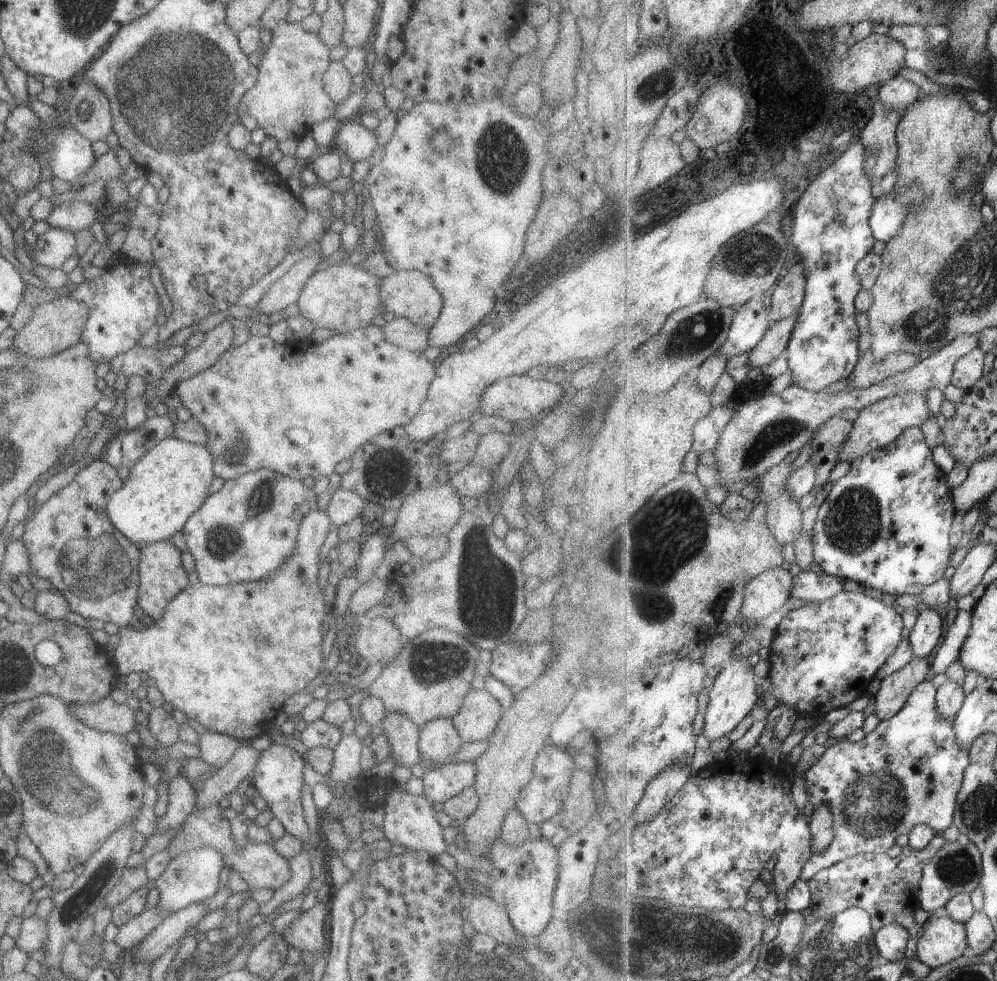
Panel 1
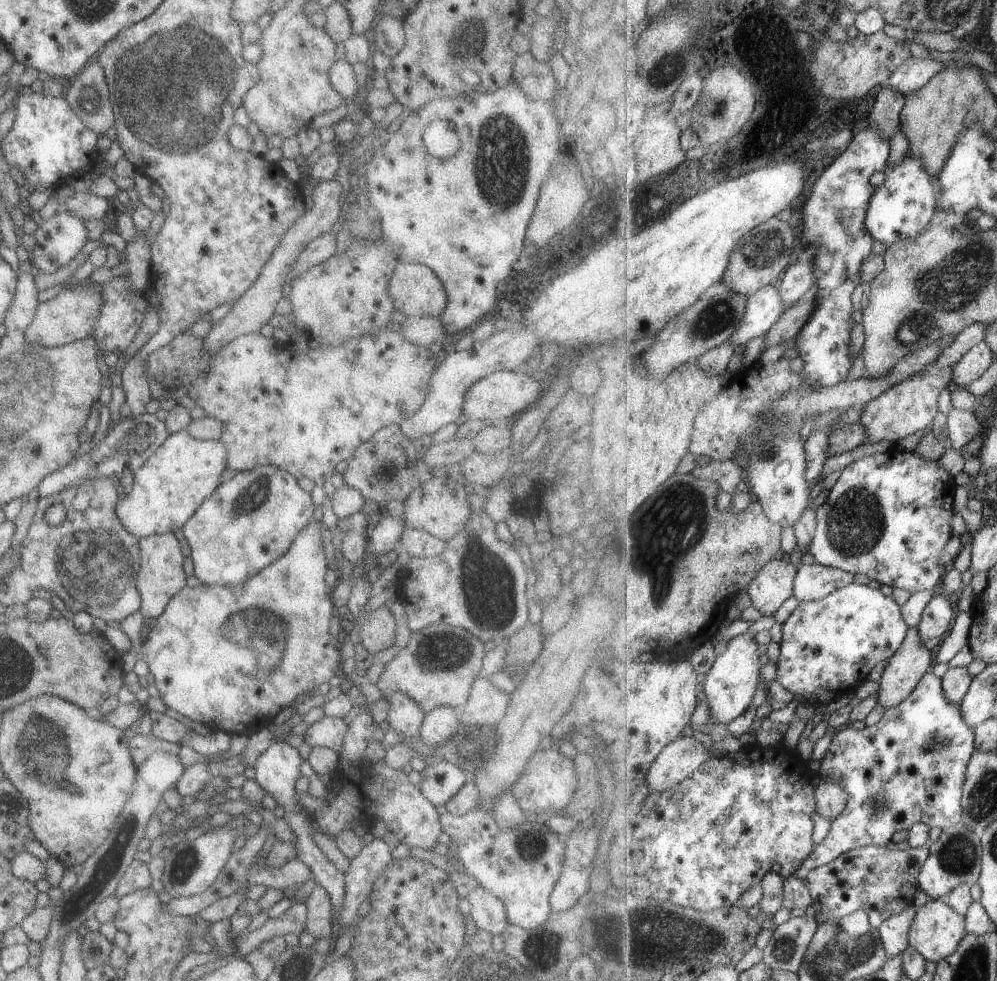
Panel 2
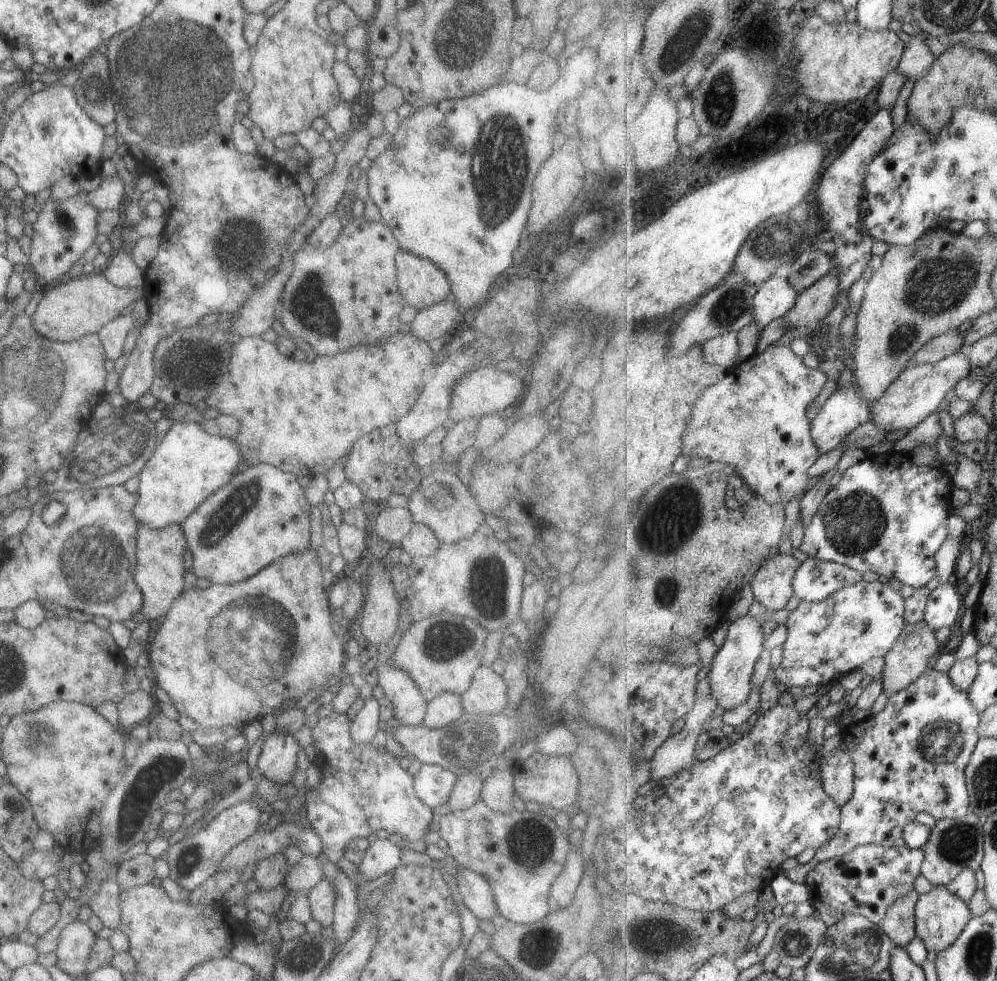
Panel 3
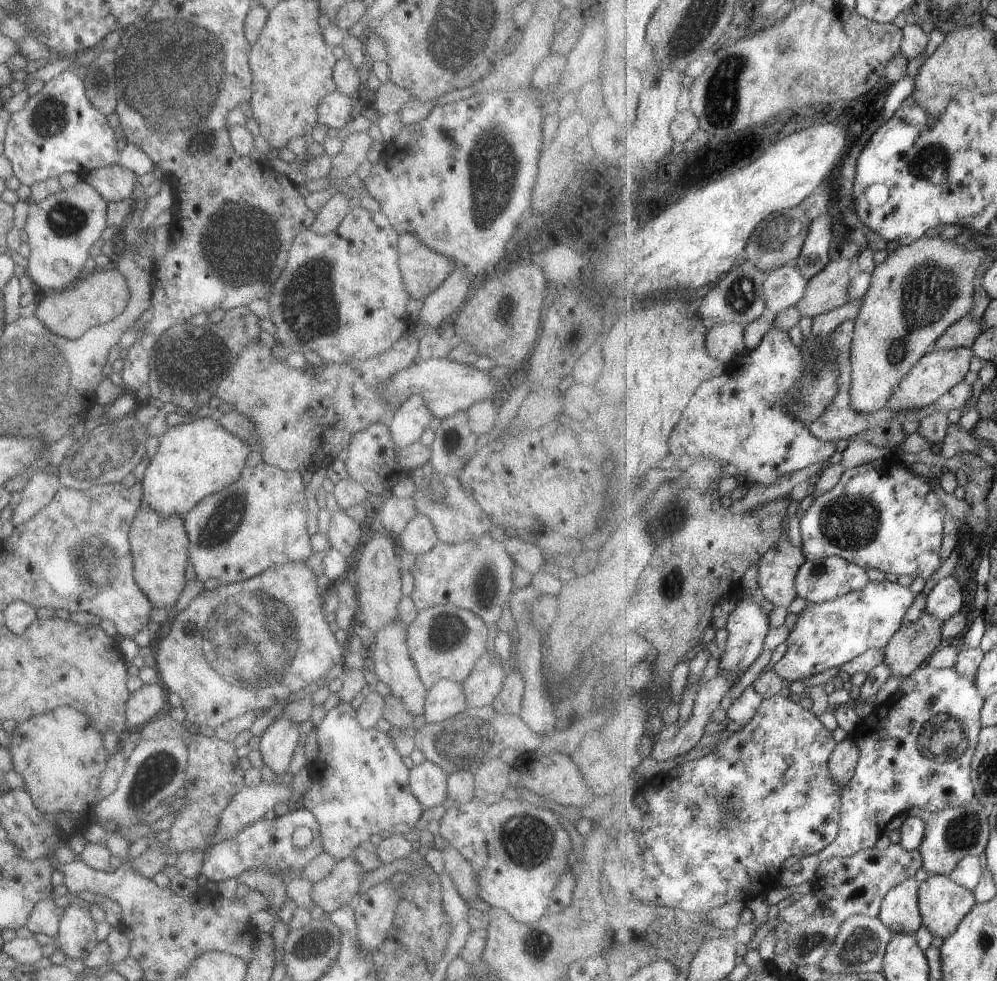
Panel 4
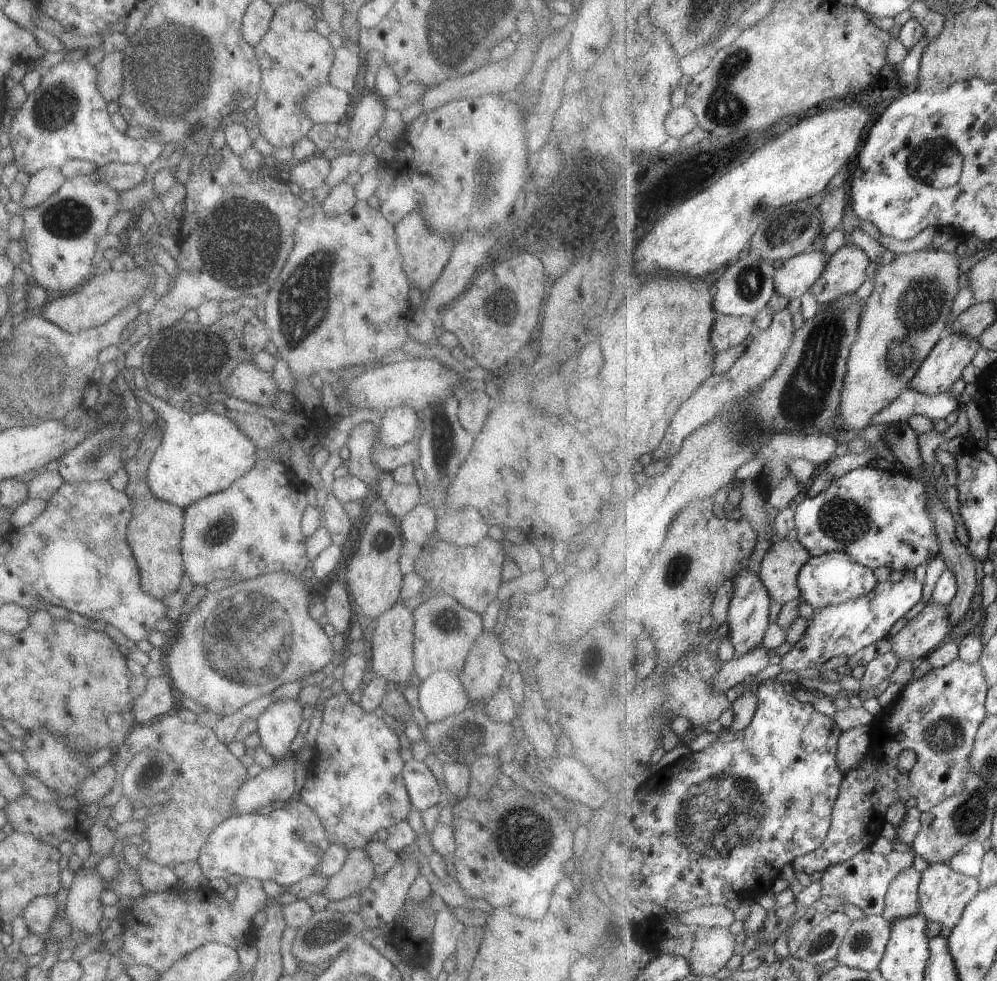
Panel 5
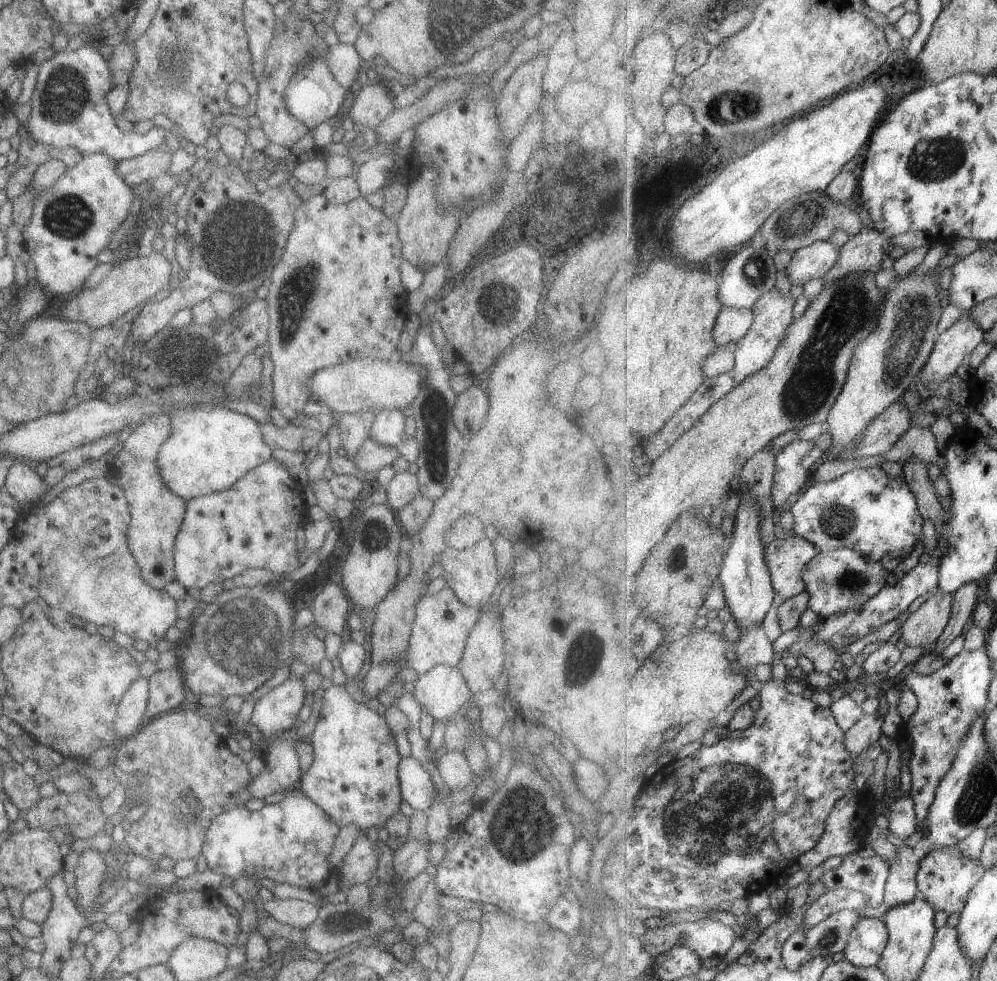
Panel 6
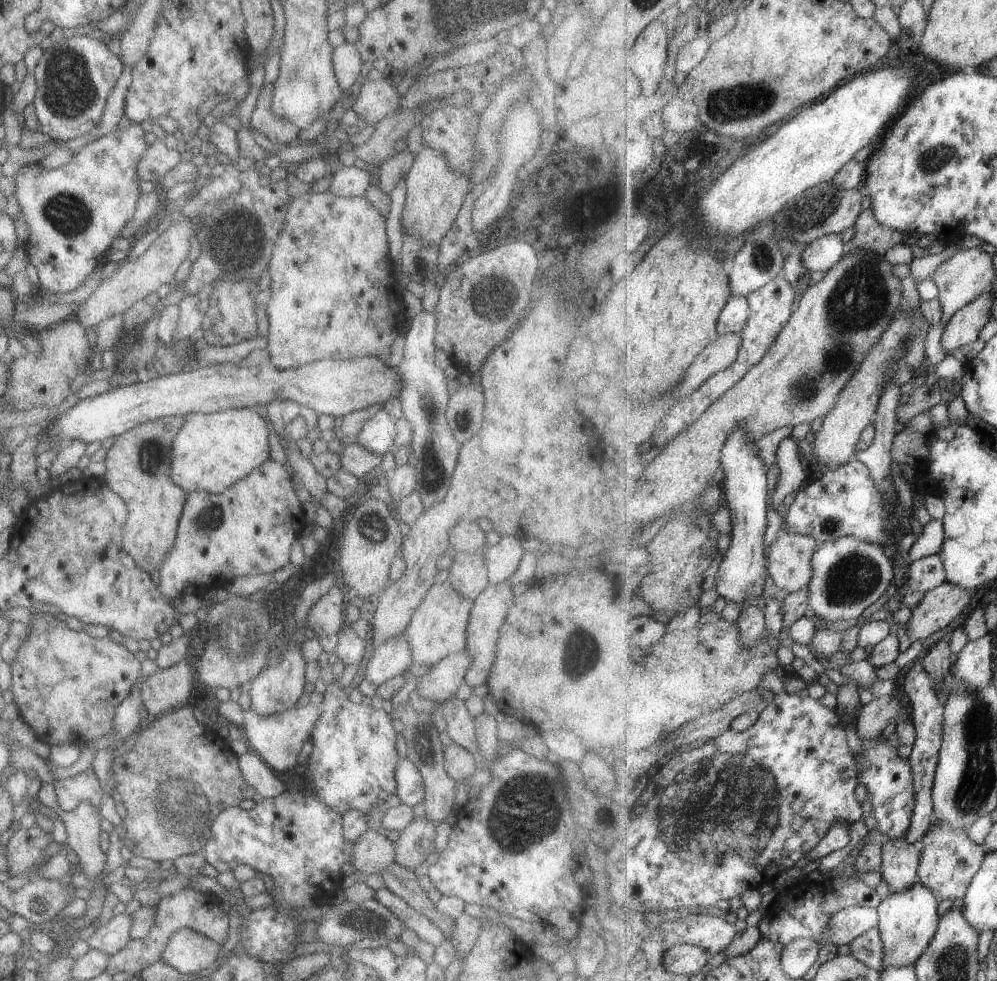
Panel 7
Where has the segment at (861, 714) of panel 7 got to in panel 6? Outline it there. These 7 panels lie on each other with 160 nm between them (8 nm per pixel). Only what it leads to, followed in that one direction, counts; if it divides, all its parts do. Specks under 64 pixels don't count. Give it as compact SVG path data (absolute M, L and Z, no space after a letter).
M878 711L873 714L864 713L863 718L846 732L845 746L853 757L862 756L869 746L873 746L881 738L881 734L885 734L884 717Z

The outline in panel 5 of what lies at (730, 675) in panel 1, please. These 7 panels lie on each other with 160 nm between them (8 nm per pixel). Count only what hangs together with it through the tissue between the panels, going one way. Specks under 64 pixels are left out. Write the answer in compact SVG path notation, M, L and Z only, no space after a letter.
M743 566L737 576L733 578L735 592L731 598L731 605L728 611L729 637L734 647L734 657L741 657L747 652L762 646L767 628L771 625L769 618L769 606L771 606L771 596L763 584L761 576L753 572L747 566Z

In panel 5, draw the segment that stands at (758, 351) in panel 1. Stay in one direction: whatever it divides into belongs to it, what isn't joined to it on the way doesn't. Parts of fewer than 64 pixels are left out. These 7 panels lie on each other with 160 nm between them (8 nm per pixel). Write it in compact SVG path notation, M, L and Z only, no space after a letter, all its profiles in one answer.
M853 243L842 246L829 258L825 272L810 289L820 306L832 305L845 294L857 293L868 279L867 268L872 262L867 252Z

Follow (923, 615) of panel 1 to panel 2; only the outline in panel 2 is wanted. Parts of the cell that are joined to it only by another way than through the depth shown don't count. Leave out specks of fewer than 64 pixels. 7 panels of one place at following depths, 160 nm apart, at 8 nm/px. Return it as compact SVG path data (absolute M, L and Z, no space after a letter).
M940 593L929 602L921 624L919 632L924 640L931 638L942 638L943 634L948 634L955 621L955 610L948 600L948 596Z

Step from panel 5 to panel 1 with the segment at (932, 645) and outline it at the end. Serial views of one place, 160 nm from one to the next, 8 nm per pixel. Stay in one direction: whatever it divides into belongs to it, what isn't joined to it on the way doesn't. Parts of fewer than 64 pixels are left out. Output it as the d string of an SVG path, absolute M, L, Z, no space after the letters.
M915 657L905 668L884 678L874 698L877 718L884 721L897 716L910 700L914 690L925 681L929 668L932 668L932 664L926 659Z

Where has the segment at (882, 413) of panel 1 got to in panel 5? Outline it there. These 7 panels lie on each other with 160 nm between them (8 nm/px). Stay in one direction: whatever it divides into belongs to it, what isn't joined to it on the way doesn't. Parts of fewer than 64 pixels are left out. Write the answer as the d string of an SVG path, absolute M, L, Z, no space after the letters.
M951 333L933 348L918 374L911 380L910 388L915 388L928 396L936 396L953 390L963 370L973 362L981 350L979 340L965 334Z

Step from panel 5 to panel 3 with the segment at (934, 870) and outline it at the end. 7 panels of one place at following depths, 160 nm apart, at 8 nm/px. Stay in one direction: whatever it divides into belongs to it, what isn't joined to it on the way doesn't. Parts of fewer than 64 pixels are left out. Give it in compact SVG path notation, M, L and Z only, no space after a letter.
M933 886L928 893L919 897L916 906L916 936L923 942L927 951L939 954L962 936L972 918L968 902L953 894L947 887Z

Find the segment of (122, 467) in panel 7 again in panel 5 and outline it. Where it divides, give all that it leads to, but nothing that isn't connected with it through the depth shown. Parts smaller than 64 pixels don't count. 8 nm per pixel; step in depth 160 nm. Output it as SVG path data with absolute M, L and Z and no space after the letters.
M143 402L137 403L141 425L136 438L137 447L133 457L123 464L123 472L127 479L123 492L131 502L132 514L125 536L138 569L139 587L145 594L163 599L167 594L179 589L181 576L184 575L179 552L183 509L155 498L147 488L145 476L149 462L161 442L163 420L149 405Z

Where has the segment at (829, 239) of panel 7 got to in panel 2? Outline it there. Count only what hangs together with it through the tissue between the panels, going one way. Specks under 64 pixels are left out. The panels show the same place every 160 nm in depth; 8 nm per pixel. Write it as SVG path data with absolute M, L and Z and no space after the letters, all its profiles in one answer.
M778 284L749 296L745 316L737 332L733 332L730 339L731 344L739 348L757 336L768 334L787 309Z

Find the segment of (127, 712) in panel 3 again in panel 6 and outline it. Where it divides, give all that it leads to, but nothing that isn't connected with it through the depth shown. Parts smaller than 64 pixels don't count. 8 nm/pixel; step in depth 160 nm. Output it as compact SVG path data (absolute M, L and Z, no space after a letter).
M177 666L157 670L146 679L148 697L143 724L158 714L177 709L185 698L183 674Z

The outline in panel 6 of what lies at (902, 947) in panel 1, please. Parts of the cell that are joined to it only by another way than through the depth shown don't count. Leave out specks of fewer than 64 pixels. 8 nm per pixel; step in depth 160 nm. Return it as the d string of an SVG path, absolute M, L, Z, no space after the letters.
M887 838L874 841L871 844L875 848L877 855L885 858L889 862L891 873L886 885L886 896L884 908L893 908L899 904L909 904L919 895L920 891L916 880L919 873L919 857L913 848L906 845L897 847L891 844Z

